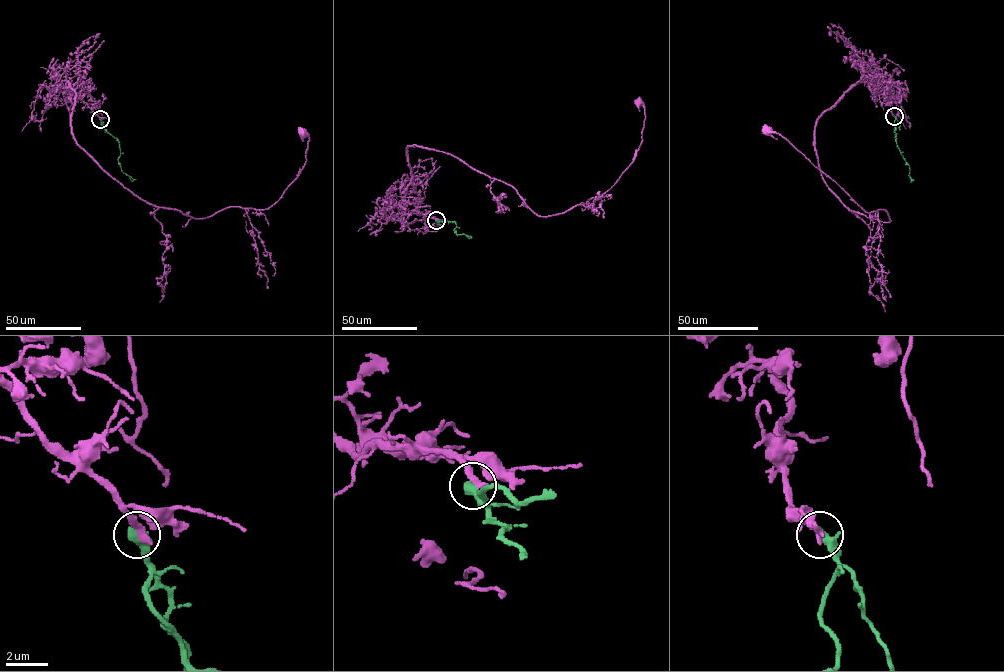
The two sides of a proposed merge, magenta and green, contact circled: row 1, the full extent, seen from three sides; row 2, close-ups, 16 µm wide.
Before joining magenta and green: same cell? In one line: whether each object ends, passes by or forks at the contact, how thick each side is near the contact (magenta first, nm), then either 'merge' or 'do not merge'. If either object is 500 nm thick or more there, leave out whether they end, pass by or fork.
360 nm thick on the magenta side, 550 nm on the other; do not merge

